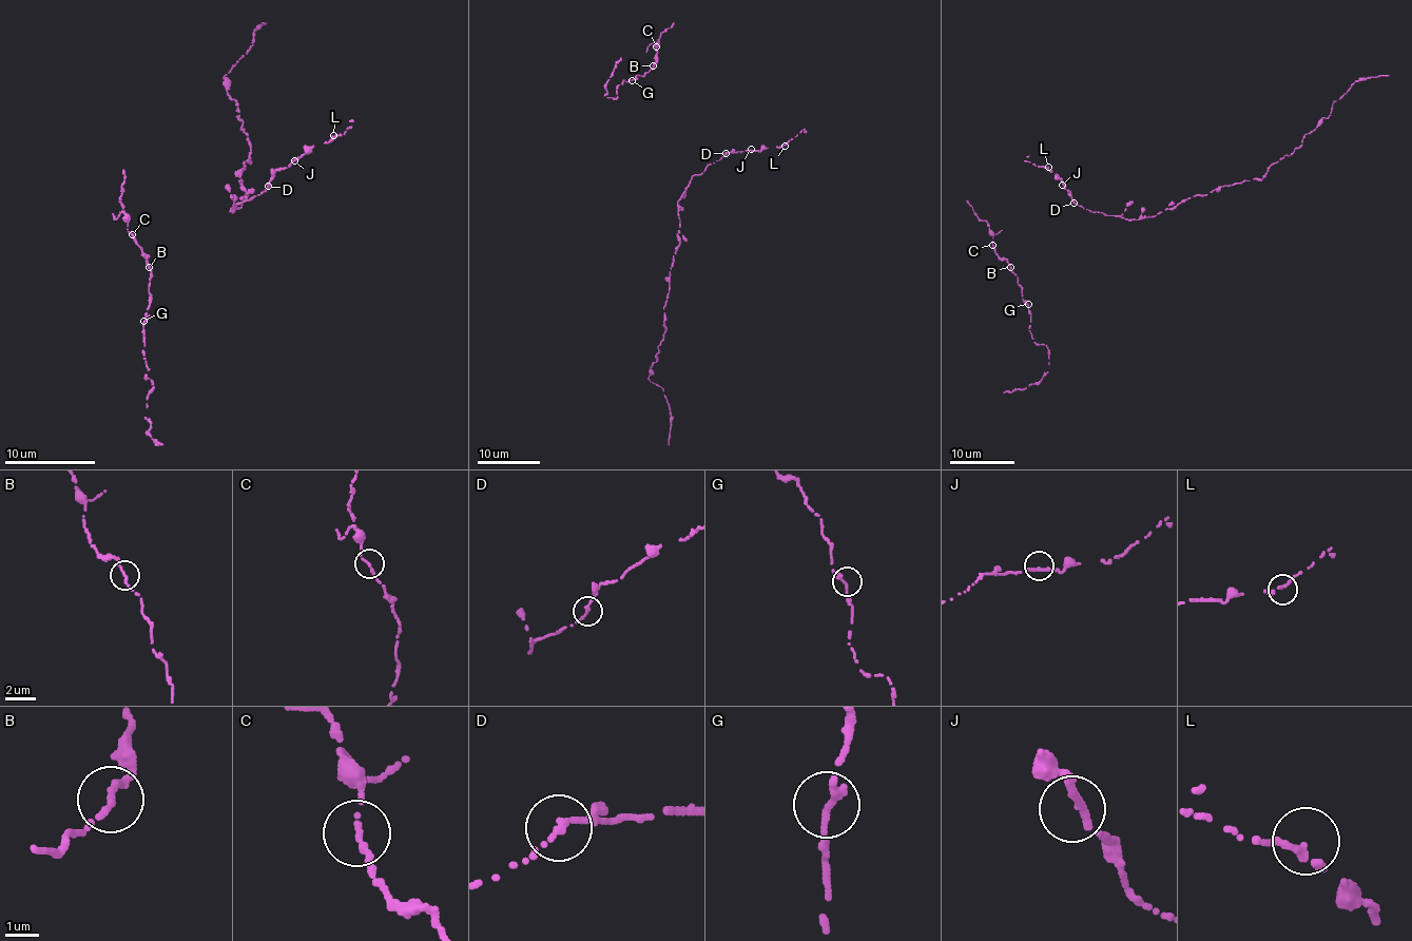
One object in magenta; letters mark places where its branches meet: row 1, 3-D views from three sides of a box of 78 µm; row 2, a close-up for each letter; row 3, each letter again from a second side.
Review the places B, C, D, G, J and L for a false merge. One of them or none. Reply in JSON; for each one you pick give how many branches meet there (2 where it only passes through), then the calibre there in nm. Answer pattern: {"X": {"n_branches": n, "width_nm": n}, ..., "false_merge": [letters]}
{"false_merge": []}

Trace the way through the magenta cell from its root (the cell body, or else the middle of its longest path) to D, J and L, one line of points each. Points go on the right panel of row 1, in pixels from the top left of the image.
D: (1156, 215), (1125, 219), (1091, 212), (1074, 204)
J: (1156, 215), (1125, 219), (1091, 212), (1074, 202), (1062, 185)
L: (1156, 215), (1125, 219), (1084, 209), (1074, 202), (1061, 178), (1048, 167)

